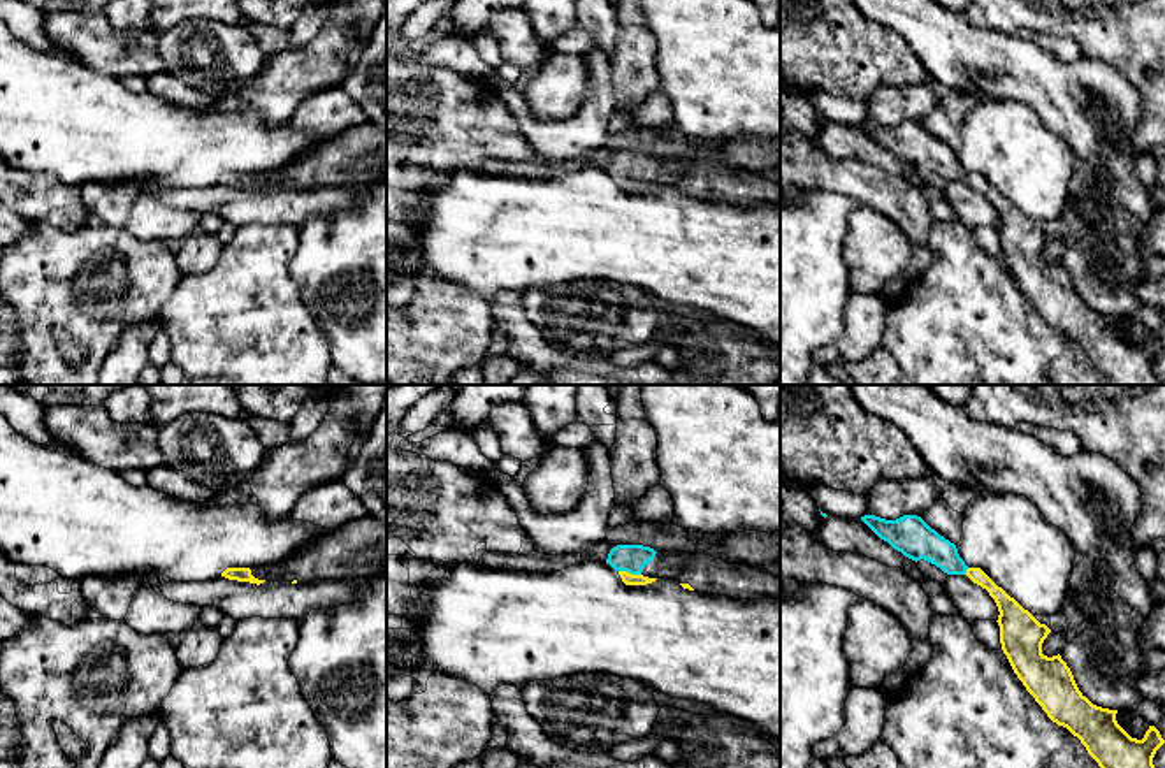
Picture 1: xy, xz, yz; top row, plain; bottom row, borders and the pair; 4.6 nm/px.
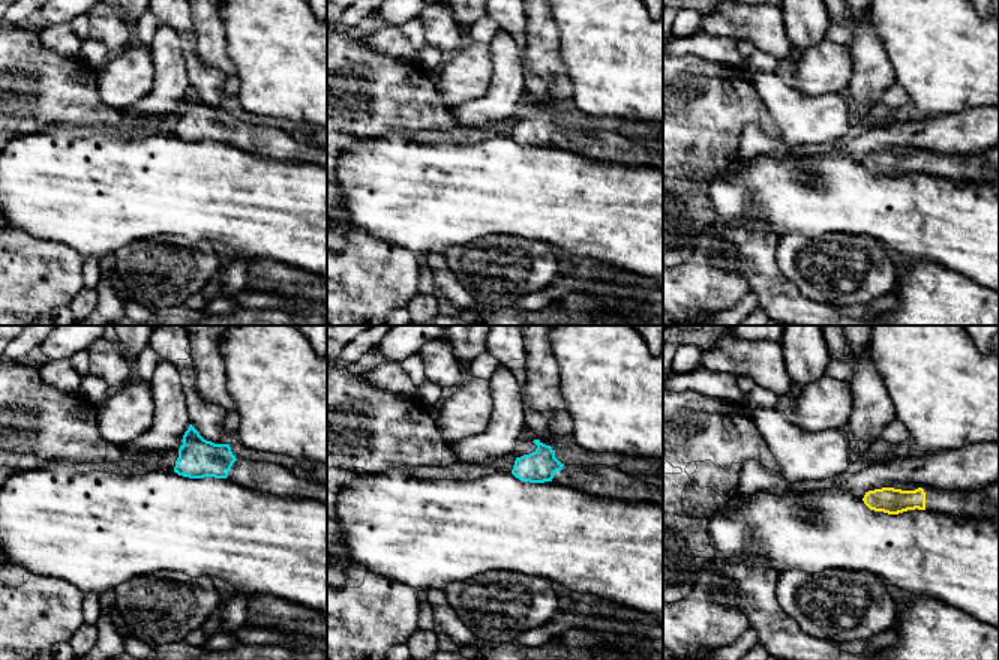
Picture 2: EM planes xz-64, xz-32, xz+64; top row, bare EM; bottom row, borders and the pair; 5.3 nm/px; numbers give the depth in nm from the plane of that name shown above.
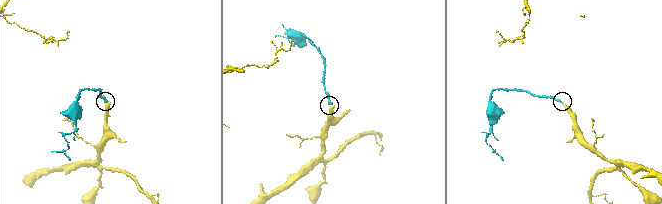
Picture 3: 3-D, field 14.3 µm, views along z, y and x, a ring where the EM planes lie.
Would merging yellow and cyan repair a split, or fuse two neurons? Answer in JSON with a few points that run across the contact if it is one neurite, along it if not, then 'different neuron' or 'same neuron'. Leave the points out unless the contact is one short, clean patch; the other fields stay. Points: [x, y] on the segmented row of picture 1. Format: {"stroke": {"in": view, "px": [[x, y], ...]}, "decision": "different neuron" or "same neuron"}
{"stroke": {"in": "xz", "px": [[628, 579], [629, 573], [629, 565], [622, 557]]}, "decision": "same neuron"}

